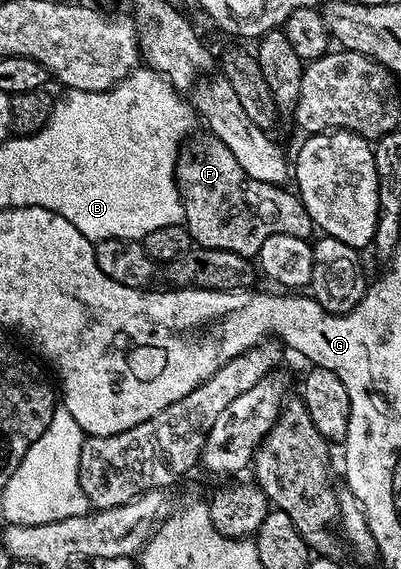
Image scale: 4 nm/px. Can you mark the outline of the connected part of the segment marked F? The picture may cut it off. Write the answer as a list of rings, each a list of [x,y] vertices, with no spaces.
[[[210,133],[203,134],[193,134],[180,148],[180,158],[176,160],[176,182],[180,184],[180,202],[184,204],[183,226],[187,227],[195,246],[226,249],[230,253],[256,257],[266,237],[285,235],[307,240],[313,238],[312,218],[310,213],[306,213],[306,205],[302,205],[295,190],[266,181],[254,181],[254,177],[250,177],[250,173],[246,173],[246,169],[234,161],[234,153],[230,153],[222,141]]]

